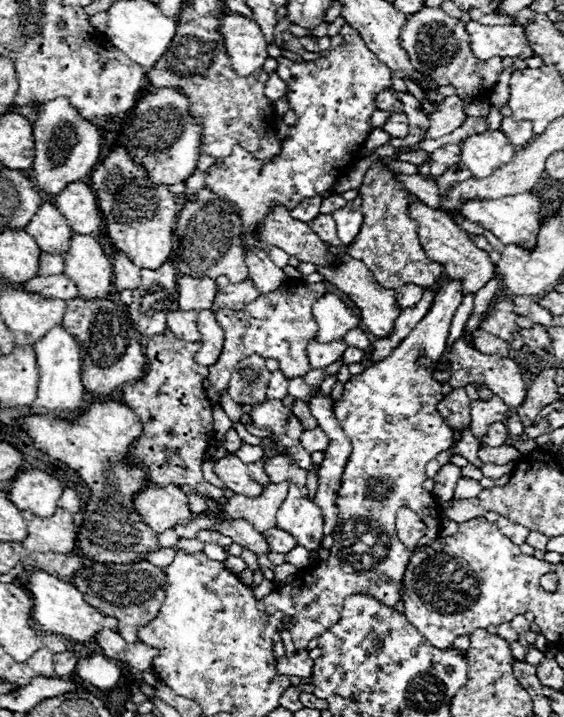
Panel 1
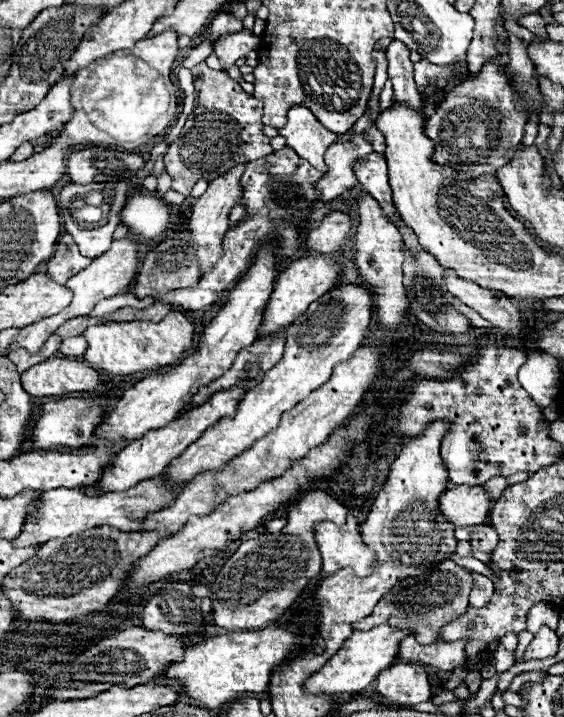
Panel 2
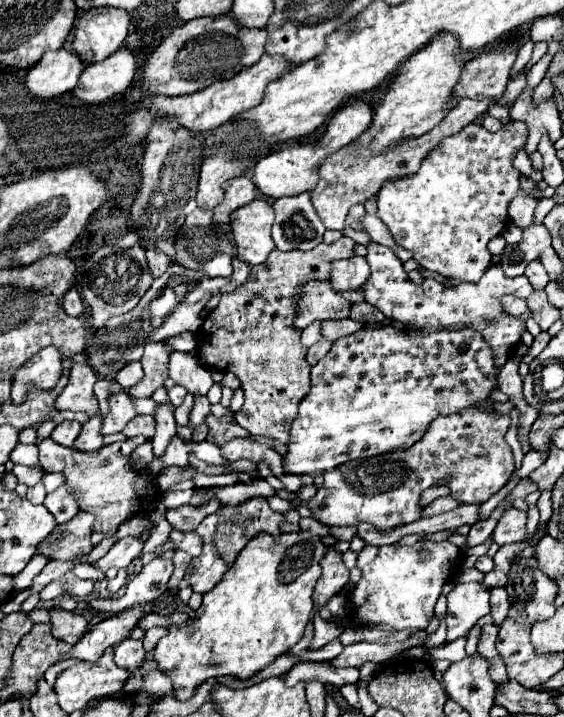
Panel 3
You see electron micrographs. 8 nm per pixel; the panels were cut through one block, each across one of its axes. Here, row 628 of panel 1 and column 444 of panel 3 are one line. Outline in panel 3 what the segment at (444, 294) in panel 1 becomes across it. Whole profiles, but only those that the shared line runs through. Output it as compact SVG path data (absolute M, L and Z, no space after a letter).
M368 242L366 248L368 248L366 260L370 264L370 276L368 276L368 282L360 286L366 302L382 310L386 318L394 318L402 324L420 328L424 334L430 334L436 330L460 330L460 328L472 326L494 348L496 368L504 366L504 362L510 358L508 354L510 346L522 338L522 332L526 326L524 326L524 320L508 318L502 312L500 298L504 294L530 296L532 286L526 276L508 278L504 276L500 266L490 266L478 282L460 282L452 288L446 288L434 278L426 278L420 286L416 286L414 282L408 280L408 274L404 271L402 262L396 258L396 254L390 248L376 242Z

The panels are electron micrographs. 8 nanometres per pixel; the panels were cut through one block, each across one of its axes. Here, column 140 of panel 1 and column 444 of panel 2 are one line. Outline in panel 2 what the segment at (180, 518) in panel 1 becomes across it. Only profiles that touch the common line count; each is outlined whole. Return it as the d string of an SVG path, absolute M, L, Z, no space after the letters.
M448 486L440 496L438 508L456 528L484 524L492 502L482 486Z

